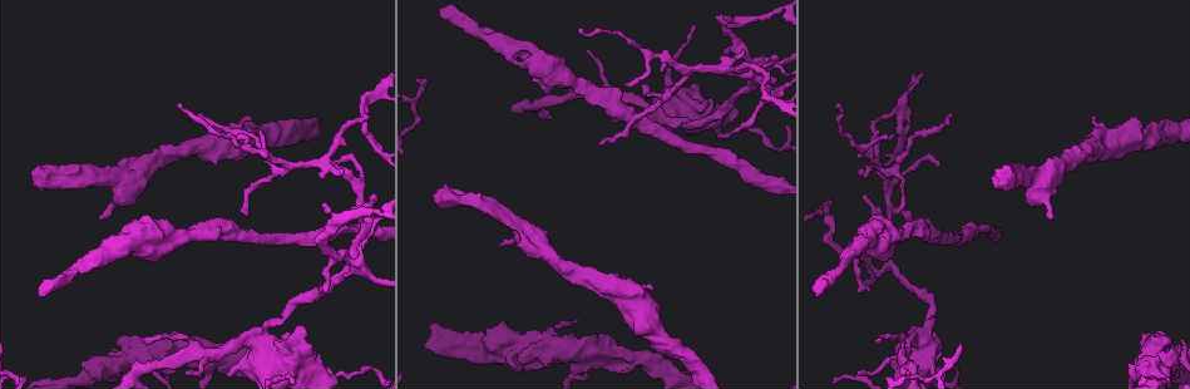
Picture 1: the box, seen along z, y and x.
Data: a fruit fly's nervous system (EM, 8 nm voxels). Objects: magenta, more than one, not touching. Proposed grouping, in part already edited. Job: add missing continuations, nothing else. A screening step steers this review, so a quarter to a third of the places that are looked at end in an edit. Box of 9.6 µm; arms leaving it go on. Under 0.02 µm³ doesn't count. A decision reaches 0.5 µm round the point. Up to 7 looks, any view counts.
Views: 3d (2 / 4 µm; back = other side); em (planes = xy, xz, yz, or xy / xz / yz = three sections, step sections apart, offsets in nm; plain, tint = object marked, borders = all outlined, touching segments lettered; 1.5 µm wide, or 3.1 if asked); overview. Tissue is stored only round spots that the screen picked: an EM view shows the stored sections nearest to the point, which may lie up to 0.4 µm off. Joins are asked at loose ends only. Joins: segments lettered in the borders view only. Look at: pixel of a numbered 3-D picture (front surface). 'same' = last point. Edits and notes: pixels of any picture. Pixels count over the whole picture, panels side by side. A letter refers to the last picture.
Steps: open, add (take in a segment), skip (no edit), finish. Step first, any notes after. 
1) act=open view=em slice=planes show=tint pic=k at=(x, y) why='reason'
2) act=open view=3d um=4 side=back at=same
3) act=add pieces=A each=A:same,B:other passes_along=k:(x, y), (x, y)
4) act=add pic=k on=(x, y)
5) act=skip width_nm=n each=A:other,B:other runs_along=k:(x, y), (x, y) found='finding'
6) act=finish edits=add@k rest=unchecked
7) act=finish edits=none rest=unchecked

act=open view=3d um=4 pic=1 at=(723, 16) why='branch stops here'

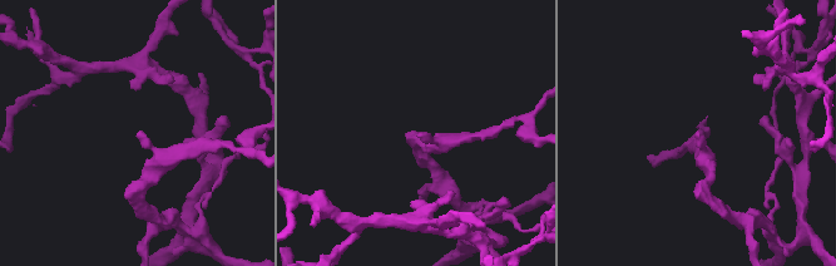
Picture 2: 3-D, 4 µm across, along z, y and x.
act=open view=em slice=xz step=4 show=tint pic=2 at=(420, 137) arm_widths_nm=200,200

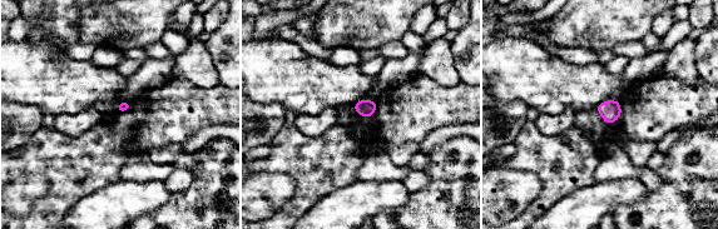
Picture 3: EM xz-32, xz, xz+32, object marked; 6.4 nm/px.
act=open view=em slice=planes show=borders at=same why='cut it another way'

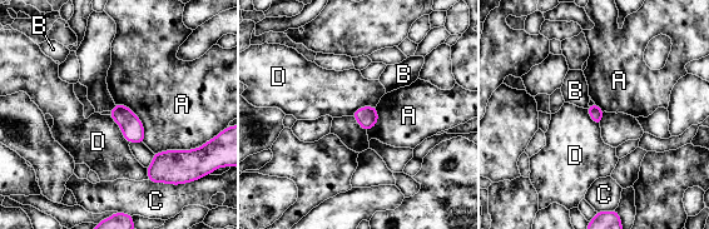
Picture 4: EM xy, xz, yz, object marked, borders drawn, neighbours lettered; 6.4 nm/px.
act=skip each=A:other,B:other,C:other,D:other border=4:(109, 115), (129, 143) found='no lettered segment goes on from it'

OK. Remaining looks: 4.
act=open view=3d um=4 pic=1 at=(891, 134) why='thin end'

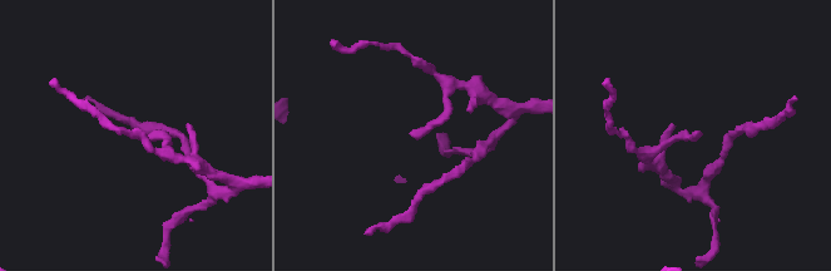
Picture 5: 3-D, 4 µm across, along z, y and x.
act=open view=em slice=yz step=4 show=borders pic=5 at=(697, 133)

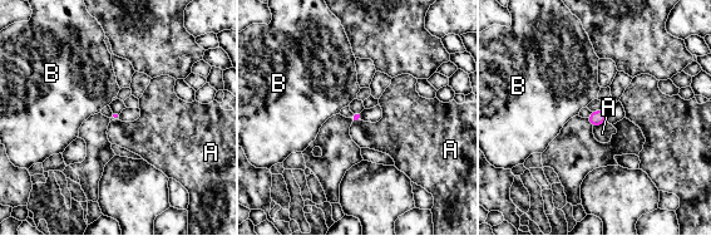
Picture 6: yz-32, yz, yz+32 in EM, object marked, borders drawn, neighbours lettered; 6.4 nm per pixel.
act=skip each=A:other,B:other found='no lettered segment goes on from it'

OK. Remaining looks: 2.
act=open view=em slice=planes show=plain pic=1 at=(653, 289) why='an open end'

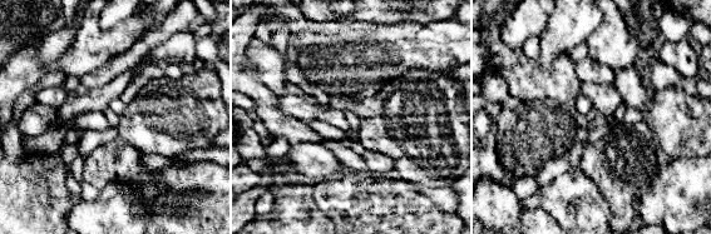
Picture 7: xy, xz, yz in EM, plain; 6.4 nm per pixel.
act=open view=em slice=planes show=borders at=same

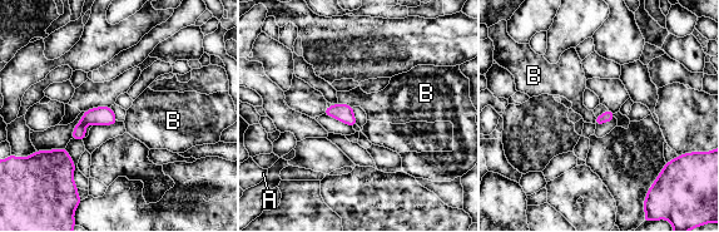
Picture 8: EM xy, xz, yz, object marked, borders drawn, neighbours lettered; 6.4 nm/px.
act=skip each=A:other,B:other border=8:(338, 102), (352, 107) found='no lettered segment goes on from it'

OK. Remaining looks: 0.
act=finish edits=none rest=unchecked

